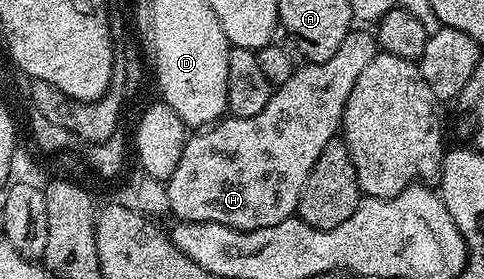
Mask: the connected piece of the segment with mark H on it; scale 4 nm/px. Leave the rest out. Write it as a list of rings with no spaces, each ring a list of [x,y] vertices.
[[[353,28],[347,33],[345,40],[341,40],[341,48],[337,48],[337,52],[333,52],[333,56],[329,56],[329,60],[307,62],[303,64],[300,70],[299,67],[292,69],[289,80],[285,80],[285,84],[274,87],[269,104],[265,104],[265,108],[261,108],[261,112],[257,112],[257,116],[245,116],[244,118],[227,116],[206,128],[200,129],[198,132],[192,133],[185,144],[185,152],[181,152],[181,161],[178,162],[173,176],[169,176],[169,180],[165,184],[169,196],[170,213],[172,215],[176,214],[174,217],[181,222],[225,224],[234,230],[269,228],[273,224],[281,224],[281,220],[292,217],[299,209],[299,197],[313,164],[317,164],[317,156],[321,156],[325,144],[332,142],[336,135],[340,133],[343,125],[343,109],[349,100],[349,92],[353,92],[353,84],[357,84],[357,76],[361,76],[361,72],[365,72],[367,65],[373,64],[375,55],[378,53],[380,53],[380,48],[378,42],[375,41],[374,33],[367,28]]]

